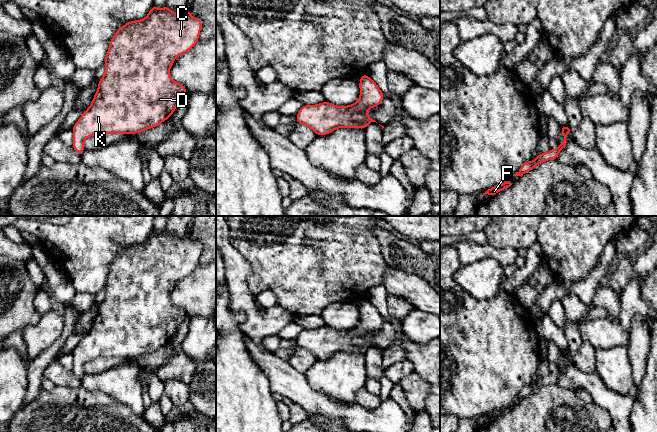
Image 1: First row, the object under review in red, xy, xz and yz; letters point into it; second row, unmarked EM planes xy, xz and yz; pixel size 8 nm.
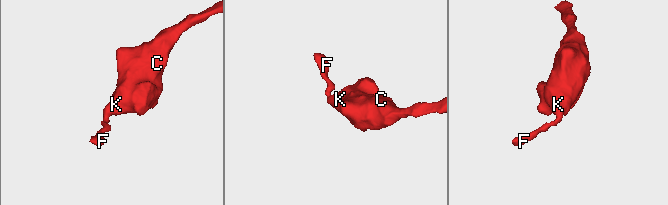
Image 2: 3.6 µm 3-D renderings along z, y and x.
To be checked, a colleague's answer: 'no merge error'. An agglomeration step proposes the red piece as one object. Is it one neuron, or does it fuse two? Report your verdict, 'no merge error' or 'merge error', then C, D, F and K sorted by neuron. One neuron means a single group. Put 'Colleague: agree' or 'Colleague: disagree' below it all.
no merge error; C D F K
Colleague: agree

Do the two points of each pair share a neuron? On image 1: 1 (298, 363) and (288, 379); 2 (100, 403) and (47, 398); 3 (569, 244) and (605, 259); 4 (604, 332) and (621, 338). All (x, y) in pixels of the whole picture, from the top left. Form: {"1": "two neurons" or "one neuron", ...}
{"1": "two neurons", "2": "one neuron", "3": "two neurons", "4": "one neuron"}

